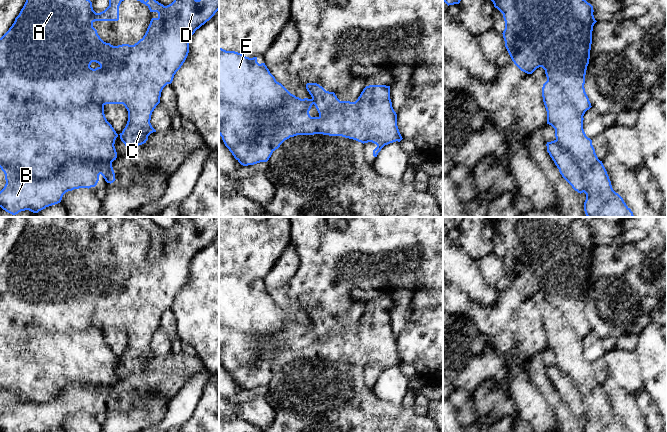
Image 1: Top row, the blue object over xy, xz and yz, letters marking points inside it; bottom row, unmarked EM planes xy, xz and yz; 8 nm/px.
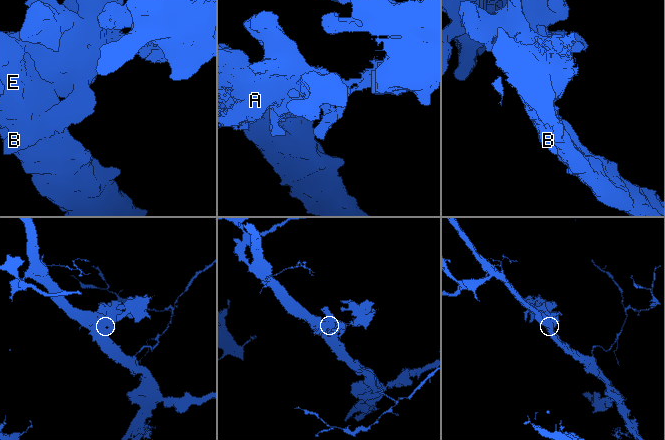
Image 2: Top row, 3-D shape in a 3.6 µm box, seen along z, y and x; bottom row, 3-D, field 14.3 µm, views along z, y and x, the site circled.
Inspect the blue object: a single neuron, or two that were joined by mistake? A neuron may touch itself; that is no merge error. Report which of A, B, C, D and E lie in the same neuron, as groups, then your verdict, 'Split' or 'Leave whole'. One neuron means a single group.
Groups: A B C D / E. Split

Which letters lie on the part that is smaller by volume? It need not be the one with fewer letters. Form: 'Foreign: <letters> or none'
Foreign: A, B, C, D

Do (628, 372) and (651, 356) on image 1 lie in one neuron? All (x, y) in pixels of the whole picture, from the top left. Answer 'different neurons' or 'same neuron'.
different neurons

